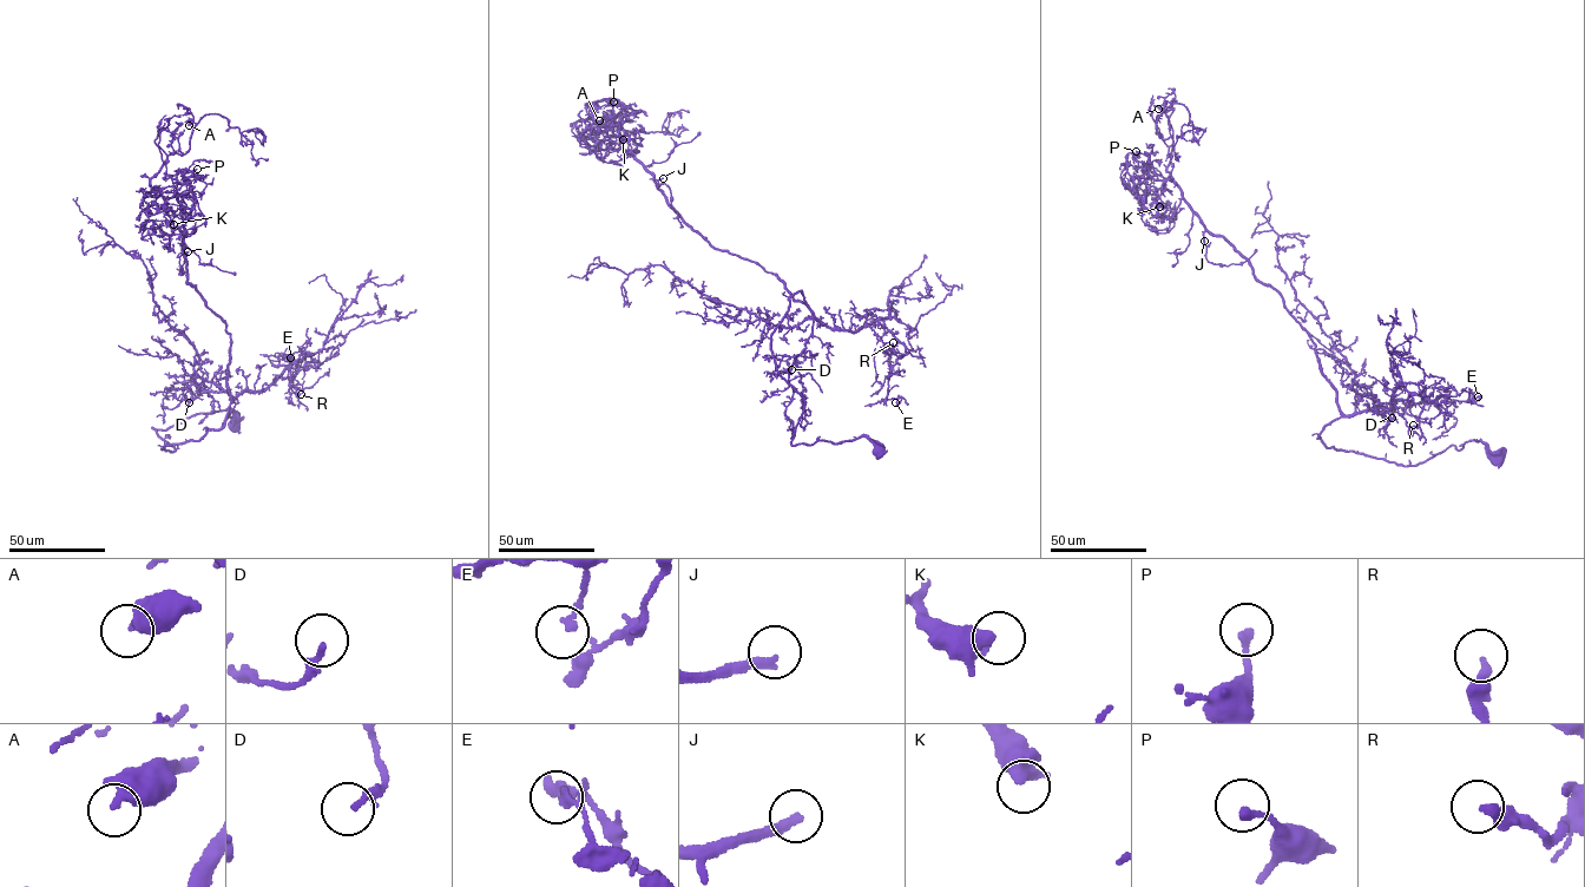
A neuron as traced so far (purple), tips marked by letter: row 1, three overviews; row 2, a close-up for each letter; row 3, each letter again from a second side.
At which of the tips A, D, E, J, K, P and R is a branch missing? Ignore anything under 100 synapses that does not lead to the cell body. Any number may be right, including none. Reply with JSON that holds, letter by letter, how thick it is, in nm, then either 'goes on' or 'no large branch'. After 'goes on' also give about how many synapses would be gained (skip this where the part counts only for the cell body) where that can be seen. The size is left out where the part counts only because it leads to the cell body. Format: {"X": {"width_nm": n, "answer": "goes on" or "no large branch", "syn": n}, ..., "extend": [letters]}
{"A": {"width_nm": 440, "answer": "no large branch"}, "D": {"width_nm": 220, "answer": "no large branch"}, "E": {"width_nm": 150, "answer": "no large branch"}, "J": {"width_nm": 240, "answer": "goes on", "syn": 200}, "K": {"width_nm": 360, "answer": "no large branch"}, "P": {"width_nm": 240, "answer": "no large branch"}, "R": {"width_nm": 320, "answer": "no large branch"}, "extend": ["J"]}

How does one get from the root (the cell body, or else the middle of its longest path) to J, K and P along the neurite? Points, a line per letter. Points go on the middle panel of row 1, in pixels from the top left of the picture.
J: (879, 451), (865, 437), (791, 445), (804, 398), (771, 341), (801, 291), (807, 307), (686, 224), (663, 178)
K: (879, 451), (865, 437), (791, 445), (804, 398), (771, 341), (801, 291), (807, 307), (686, 224), (623, 139)
P: (879, 451), (791, 445), (804, 398), (771, 341), (801, 291), (807, 307), (686, 224), (620, 146), (613, 102)

